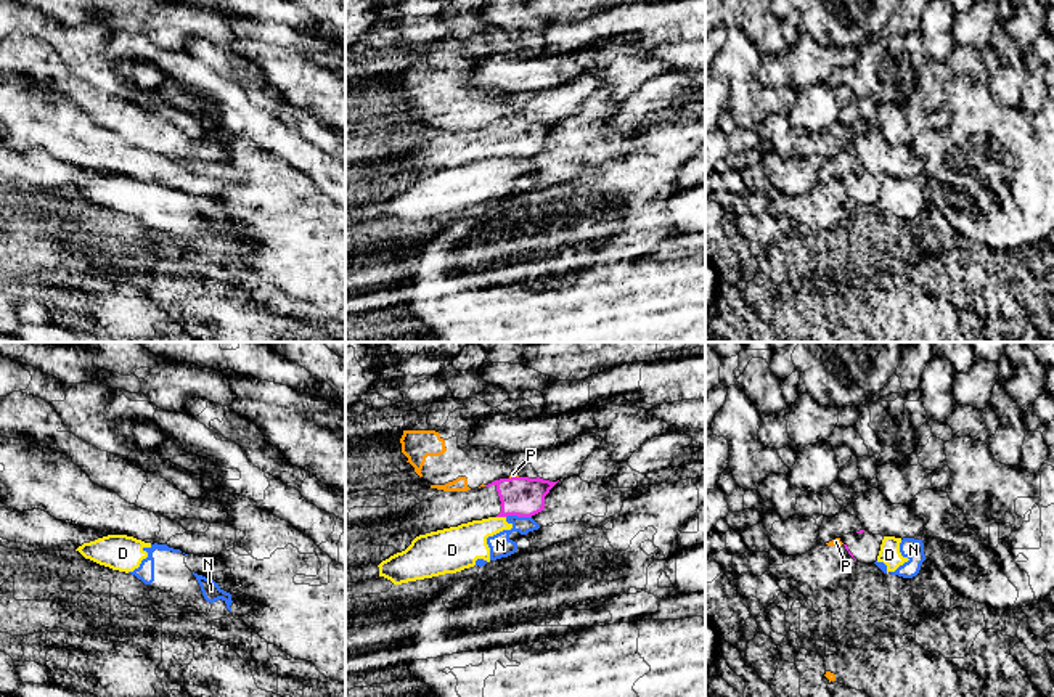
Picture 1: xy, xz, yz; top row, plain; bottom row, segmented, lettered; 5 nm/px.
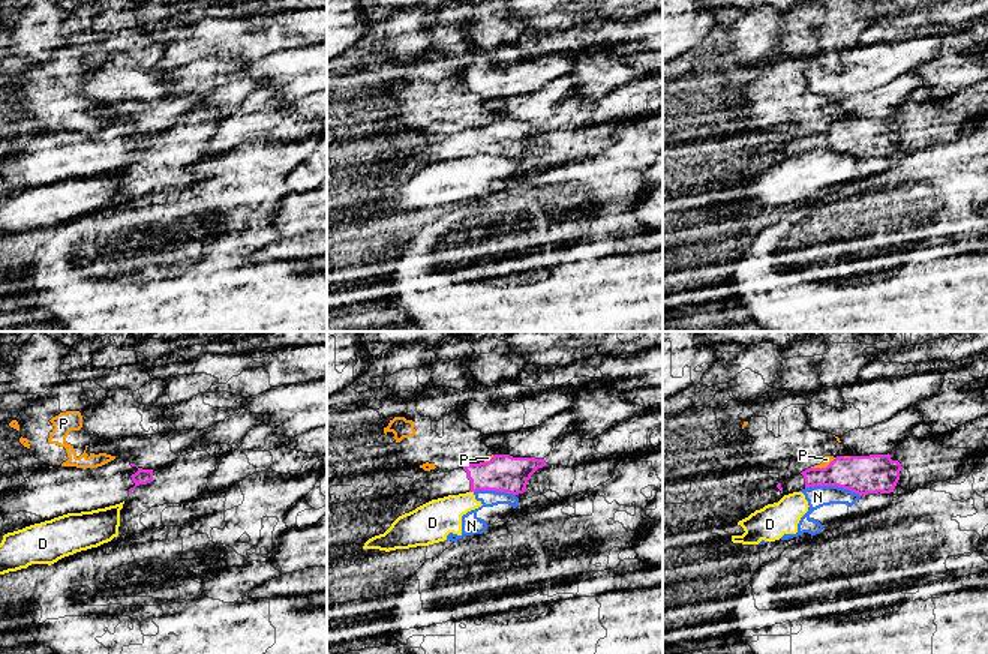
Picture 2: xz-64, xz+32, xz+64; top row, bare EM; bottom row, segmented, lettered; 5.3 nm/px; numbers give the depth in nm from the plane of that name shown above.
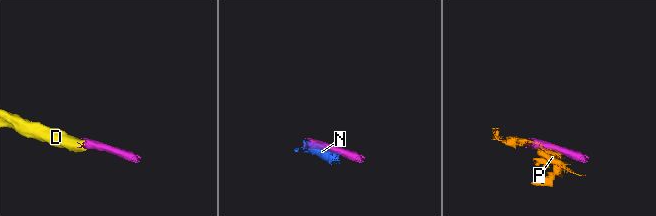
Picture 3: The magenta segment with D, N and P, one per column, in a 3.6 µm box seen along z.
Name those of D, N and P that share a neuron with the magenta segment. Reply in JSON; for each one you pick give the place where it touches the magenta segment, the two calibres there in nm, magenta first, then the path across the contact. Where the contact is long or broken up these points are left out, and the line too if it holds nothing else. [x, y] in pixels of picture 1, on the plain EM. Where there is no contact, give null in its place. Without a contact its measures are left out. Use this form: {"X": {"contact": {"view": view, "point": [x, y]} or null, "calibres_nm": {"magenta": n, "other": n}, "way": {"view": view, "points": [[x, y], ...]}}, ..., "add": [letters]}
{"add": []}

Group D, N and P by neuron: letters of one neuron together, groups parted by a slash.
D N / P

